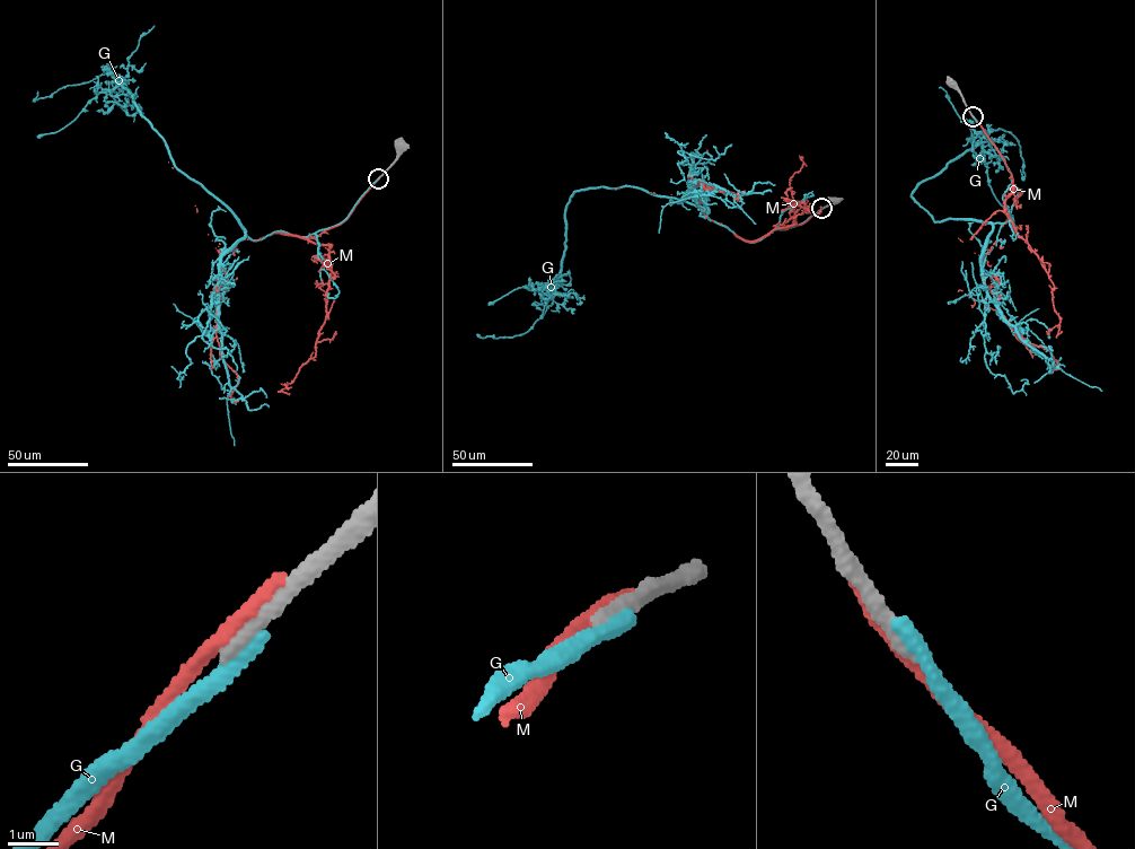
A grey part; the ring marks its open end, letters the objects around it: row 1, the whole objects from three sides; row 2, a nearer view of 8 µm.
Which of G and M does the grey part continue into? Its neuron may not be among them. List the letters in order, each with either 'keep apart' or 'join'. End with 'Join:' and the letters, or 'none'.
G: keep apart
M: keep apart
Join: none

